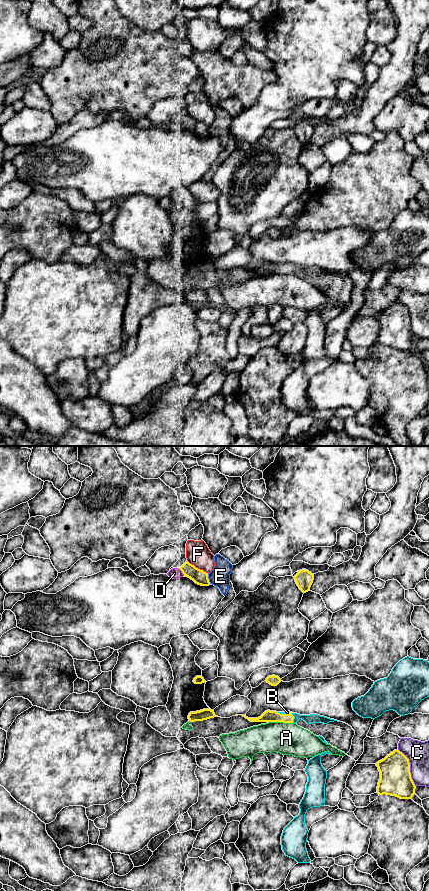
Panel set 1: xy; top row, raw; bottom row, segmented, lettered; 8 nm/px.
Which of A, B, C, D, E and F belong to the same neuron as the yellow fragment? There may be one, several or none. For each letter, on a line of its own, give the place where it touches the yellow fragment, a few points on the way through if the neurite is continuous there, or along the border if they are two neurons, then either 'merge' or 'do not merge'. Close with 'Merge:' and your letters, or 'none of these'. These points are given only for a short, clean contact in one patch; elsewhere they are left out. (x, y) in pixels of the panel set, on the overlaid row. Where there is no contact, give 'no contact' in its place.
A: meets yellow in xy at (281, 721); do not merge
B: meets yellow in xy at (293, 718); do not merge
C: meets yellow in xy at (409, 767); do not merge
D: meets yellow in xy at (182, 572); merge
E: meets yellow in xy at (207, 578); do not merge
F: meets yellow in xy at (197, 568); do not merge
Merge: D

